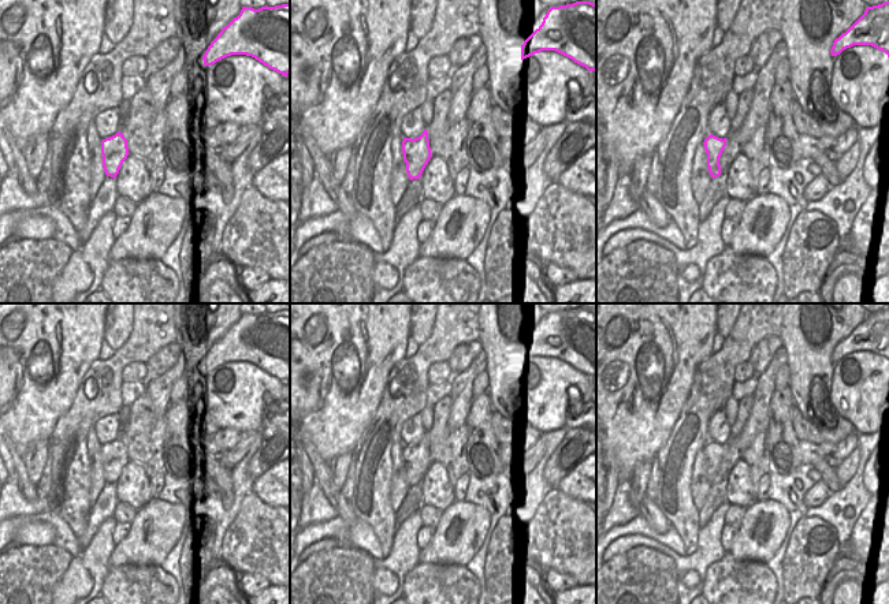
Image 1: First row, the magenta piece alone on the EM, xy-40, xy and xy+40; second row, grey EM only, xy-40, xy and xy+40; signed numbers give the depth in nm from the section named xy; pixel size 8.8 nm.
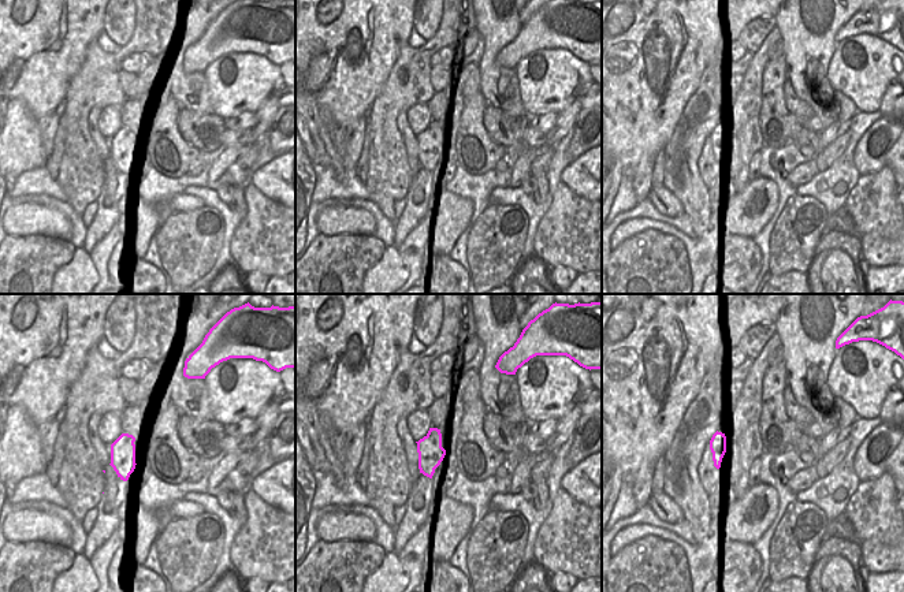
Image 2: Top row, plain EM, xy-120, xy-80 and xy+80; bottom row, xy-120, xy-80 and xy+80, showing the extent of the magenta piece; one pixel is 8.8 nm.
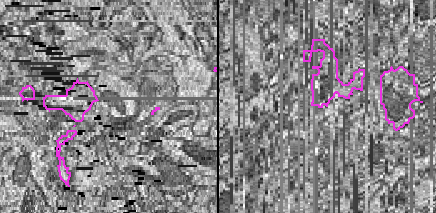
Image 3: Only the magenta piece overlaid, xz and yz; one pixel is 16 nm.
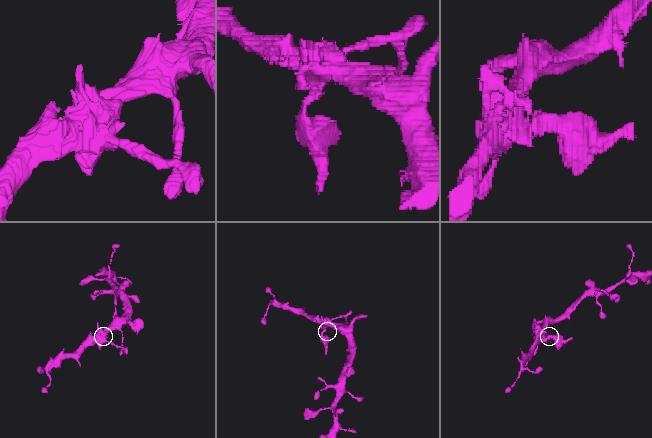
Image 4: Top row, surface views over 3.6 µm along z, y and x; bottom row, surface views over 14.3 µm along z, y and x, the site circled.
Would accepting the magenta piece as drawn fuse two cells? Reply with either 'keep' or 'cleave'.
cleave

